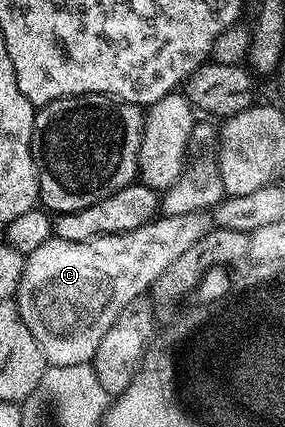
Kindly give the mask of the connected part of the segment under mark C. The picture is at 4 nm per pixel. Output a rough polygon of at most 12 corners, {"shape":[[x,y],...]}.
{"shape":[[205,210],[25,255],[16,301],[51,366],[212,228]]}

